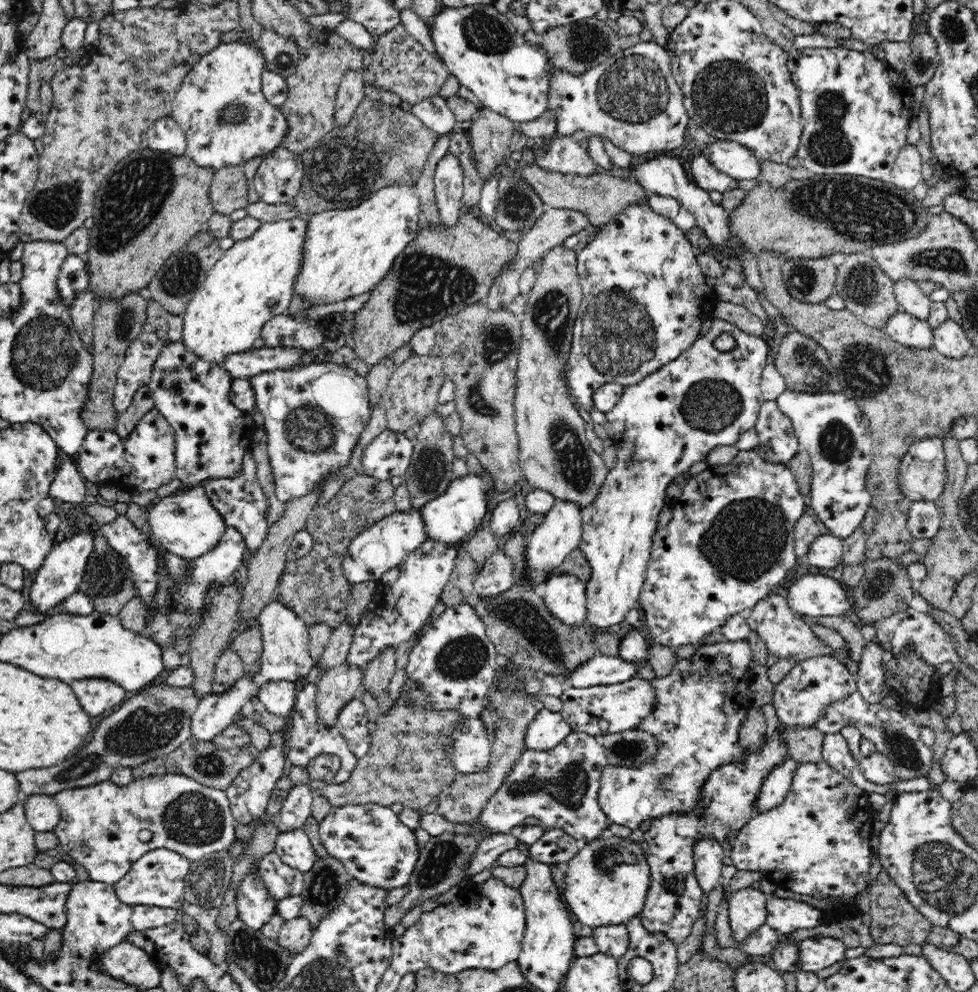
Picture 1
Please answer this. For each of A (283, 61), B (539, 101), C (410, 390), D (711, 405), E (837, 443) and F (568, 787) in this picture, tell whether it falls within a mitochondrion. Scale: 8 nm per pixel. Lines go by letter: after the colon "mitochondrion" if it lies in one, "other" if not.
A: mitochondrion
B: other
C: other
D: mitochondrion
E: mitochondrion
F: mitochondrion

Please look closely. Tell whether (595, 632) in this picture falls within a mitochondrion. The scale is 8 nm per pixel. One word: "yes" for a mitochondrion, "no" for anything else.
no

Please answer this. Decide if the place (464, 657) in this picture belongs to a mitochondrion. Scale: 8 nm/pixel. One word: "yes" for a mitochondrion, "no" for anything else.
yes

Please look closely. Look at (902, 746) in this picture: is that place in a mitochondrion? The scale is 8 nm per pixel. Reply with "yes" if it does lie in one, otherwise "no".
yes

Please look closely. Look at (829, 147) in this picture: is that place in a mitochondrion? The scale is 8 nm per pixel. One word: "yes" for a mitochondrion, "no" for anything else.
yes

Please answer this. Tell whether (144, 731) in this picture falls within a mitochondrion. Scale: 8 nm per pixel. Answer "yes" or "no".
yes

